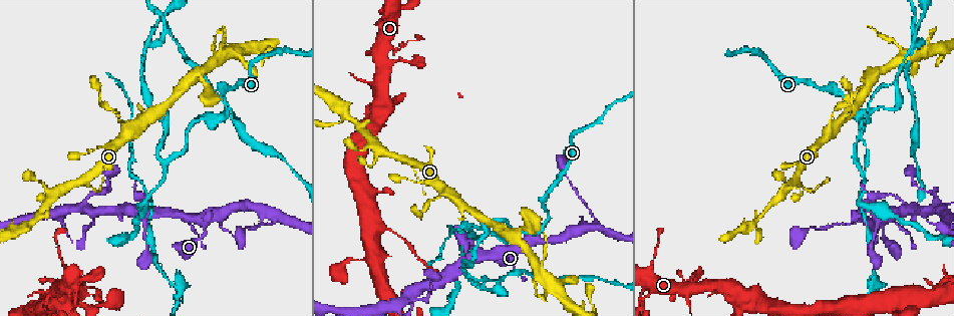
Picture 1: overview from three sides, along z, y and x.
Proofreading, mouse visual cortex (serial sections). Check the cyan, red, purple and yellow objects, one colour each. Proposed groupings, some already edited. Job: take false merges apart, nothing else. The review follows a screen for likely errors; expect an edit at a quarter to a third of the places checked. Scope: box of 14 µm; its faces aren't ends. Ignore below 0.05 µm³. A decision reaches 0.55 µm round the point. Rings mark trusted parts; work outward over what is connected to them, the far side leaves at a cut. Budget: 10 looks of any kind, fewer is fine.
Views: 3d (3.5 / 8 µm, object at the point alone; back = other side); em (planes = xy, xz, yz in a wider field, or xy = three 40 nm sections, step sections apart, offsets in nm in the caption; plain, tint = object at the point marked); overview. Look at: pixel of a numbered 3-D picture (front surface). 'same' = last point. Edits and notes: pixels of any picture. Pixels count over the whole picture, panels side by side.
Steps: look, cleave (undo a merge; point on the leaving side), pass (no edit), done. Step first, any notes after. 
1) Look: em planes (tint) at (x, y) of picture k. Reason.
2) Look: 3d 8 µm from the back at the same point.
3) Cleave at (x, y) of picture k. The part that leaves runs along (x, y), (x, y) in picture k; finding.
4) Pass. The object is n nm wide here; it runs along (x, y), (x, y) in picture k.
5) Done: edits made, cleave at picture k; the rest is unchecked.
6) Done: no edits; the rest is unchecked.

Look: 3d 8 µm from the back at (450, 195) of picture 1. Two arms in line, one across.

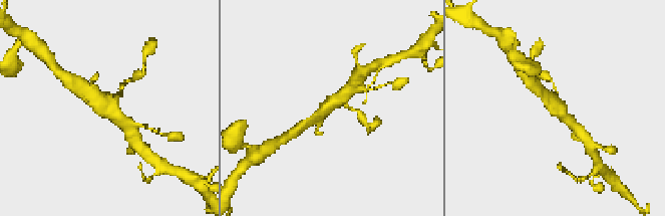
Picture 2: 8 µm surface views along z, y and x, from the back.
Look: 3d 3.5 µm at (105, 108) of picture 2.

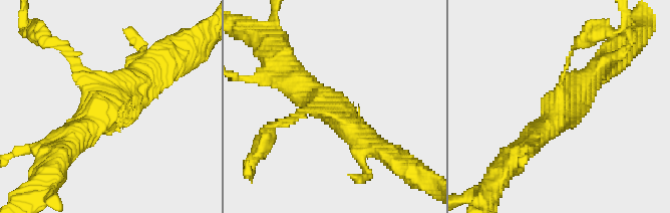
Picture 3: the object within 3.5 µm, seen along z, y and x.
Look: em xy step 3 (tint) at (106, 110) of picture 3. 3 arms meet here; the arms are 100, 400, 400 nm wide; shape alone is not enough.

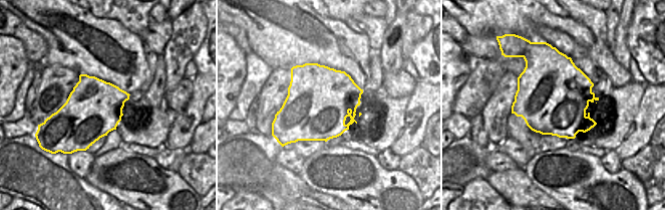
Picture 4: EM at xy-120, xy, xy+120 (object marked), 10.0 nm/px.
Pass. It runs along (64, 152), (147, 68) in picture 3; continuous, no second cell.

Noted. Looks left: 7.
Look: 3d 8 µm at (214, 211) of picture 1. Sudden change in width.

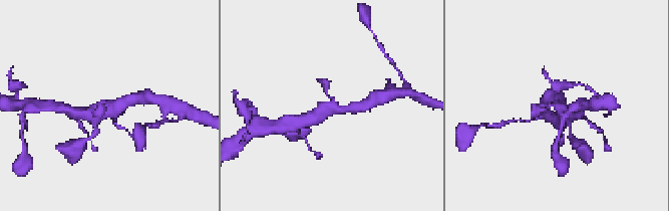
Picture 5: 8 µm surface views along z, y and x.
Look: em xy step 3 (tint) at (333, 105) of picture 5.

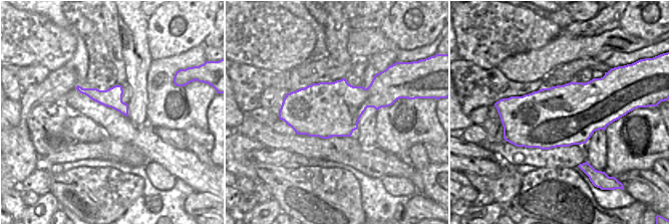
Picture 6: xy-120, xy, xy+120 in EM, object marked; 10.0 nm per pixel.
Pass. It runs along (569, 123), (558, 104), (534, 114) in picture 5; one cell here.

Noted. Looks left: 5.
Look: 3d 3.5 µm at (857, 161) of picture 1. Arms part here.

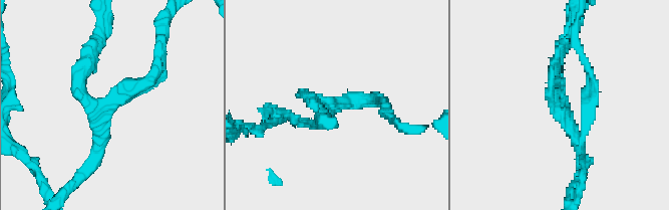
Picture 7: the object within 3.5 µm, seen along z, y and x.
Look: em xy step 1 (tint) at (109, 104) of picture 7. 3 arms meet here; the arms are 150, 200, 200 nm wide; need the tissue.

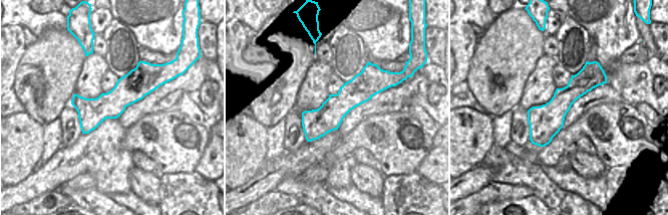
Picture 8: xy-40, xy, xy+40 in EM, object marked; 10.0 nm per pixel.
Pass. The object is 280 nm wide here; it runs along (383, 102), (310, 97) in picture 7; one cell here.

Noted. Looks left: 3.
Look: 3d 8 µm at (485, 229) of picture 1. Abrupt turn.

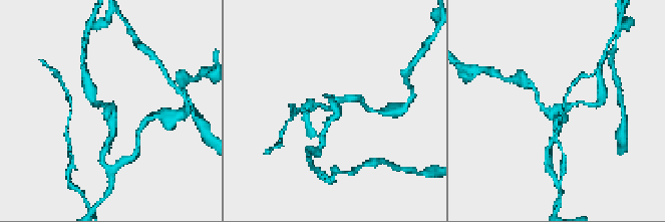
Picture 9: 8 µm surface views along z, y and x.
Look: em planes (tint) at (113, 111) of picture 9.

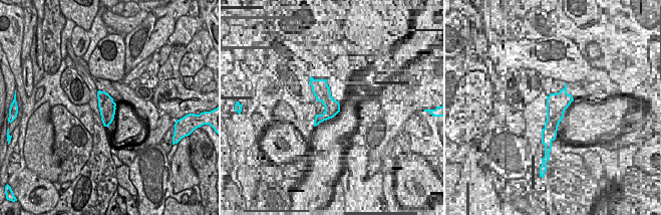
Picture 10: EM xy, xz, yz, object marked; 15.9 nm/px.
Pass. The object is 260 nm wide here; it runs along (554, 137), (561, 109), (584, 103) in picture 9; one cell here.

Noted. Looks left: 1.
Done: no edits; the rest is unchecked.

